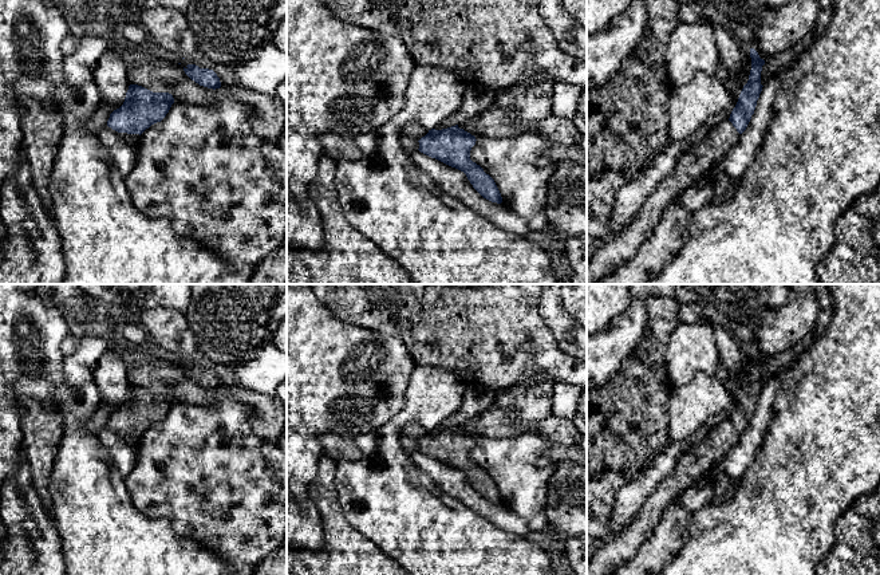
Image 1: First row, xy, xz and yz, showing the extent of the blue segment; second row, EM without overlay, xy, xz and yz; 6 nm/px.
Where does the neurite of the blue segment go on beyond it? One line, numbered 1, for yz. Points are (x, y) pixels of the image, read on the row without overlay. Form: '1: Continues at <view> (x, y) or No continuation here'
1: Continues at yz (606, 559)

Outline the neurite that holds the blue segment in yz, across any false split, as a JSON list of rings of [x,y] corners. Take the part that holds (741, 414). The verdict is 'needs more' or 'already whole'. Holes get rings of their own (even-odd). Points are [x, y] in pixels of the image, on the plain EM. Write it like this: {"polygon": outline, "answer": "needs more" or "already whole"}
{"polygon": [[[750,348],[751,370],[730,418],[707,433],[702,444],[682,457],[675,470],[648,496],[639,516],[621,535],[599,544],[587,560],[587,575],[611,575],[648,539],[668,503],[698,481],[739,440],[754,414],[762,391],[761,371],[765,361]]], "answer": "needs more"}

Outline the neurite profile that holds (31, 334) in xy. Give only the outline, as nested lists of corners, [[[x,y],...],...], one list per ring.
[[[0,284],[0,488],[4,480],[17,472],[17,457],[23,449],[21,395],[40,399],[51,416],[64,418],[62,406],[56,401],[56,391],[63,386],[62,346],[68,336],[67,319],[56,307],[46,306],[43,294],[35,284]]]

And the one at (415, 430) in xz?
[[[409,422],[402,428],[402,436],[407,436],[415,441],[419,441],[429,433],[429,429],[419,422]]]

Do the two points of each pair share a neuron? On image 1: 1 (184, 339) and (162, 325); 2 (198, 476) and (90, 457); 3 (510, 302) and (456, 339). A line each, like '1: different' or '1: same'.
1: same
2: different
3: same

